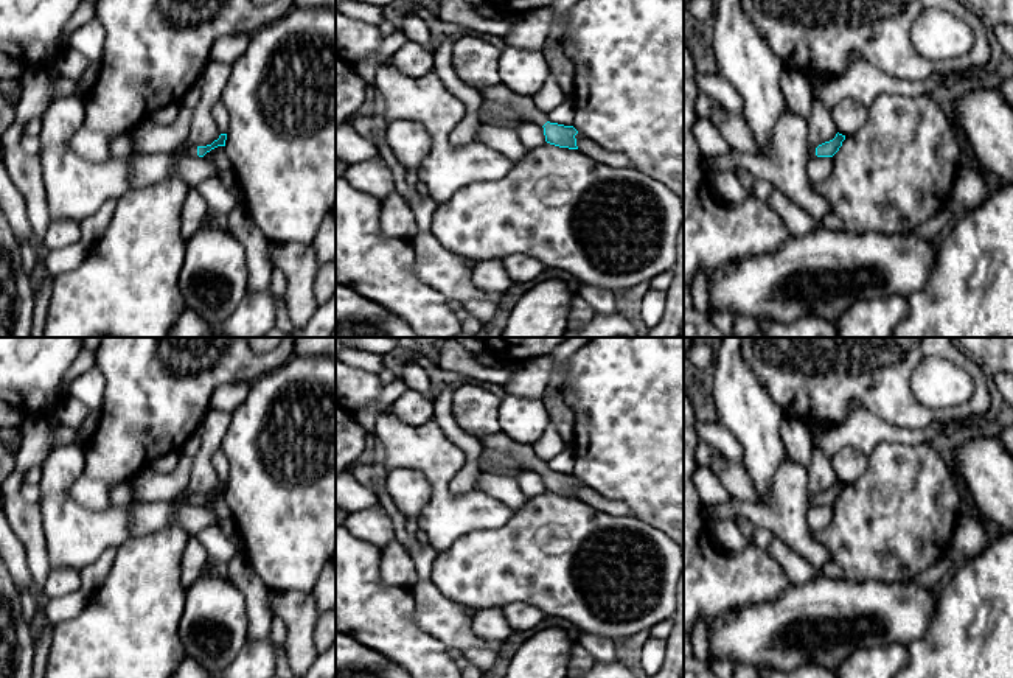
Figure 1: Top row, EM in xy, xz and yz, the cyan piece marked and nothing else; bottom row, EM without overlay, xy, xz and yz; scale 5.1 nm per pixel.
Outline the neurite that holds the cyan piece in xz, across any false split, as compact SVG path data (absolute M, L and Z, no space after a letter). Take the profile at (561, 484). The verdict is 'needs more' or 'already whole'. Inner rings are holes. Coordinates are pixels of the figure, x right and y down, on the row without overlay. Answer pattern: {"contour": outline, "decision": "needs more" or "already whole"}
{"contour": "M503 432L479 437L483 446L499 449L519 460L527 470L544 476L545 490L559 496L578 498L575 484L578 479L573 474L550 471L547 463L541 460L533 446L517 443Z", "decision": "needs more"}

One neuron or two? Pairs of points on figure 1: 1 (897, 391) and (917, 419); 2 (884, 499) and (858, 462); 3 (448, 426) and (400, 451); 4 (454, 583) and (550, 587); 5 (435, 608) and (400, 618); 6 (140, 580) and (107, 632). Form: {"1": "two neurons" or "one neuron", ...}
{"1": "one neuron", "2": "two neurons", "3": "two neurons", "4": "one neuron", "5": "two neurons", "6": "one neuron"}

